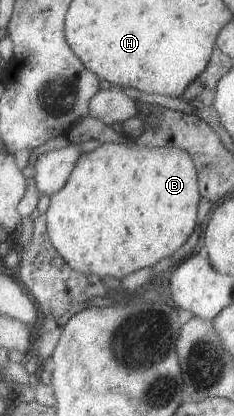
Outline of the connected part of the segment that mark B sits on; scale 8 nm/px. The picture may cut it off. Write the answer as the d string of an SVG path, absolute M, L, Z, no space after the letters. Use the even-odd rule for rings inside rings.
M101 143L97 149L82 153L77 159L69 180L50 198L44 215L53 246L73 270L122 279L139 269L153 267L162 258L171 257L191 238L197 226L199 197L198 172L187 151L177 147Z

